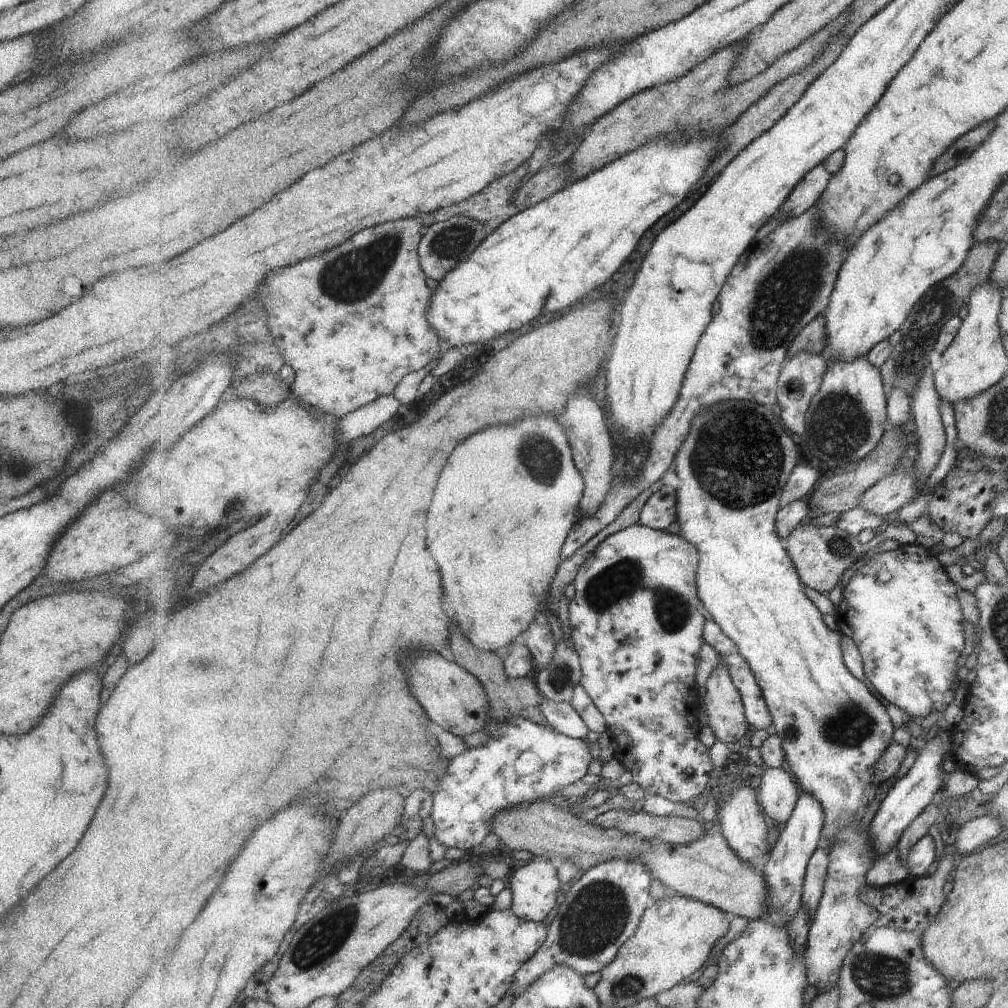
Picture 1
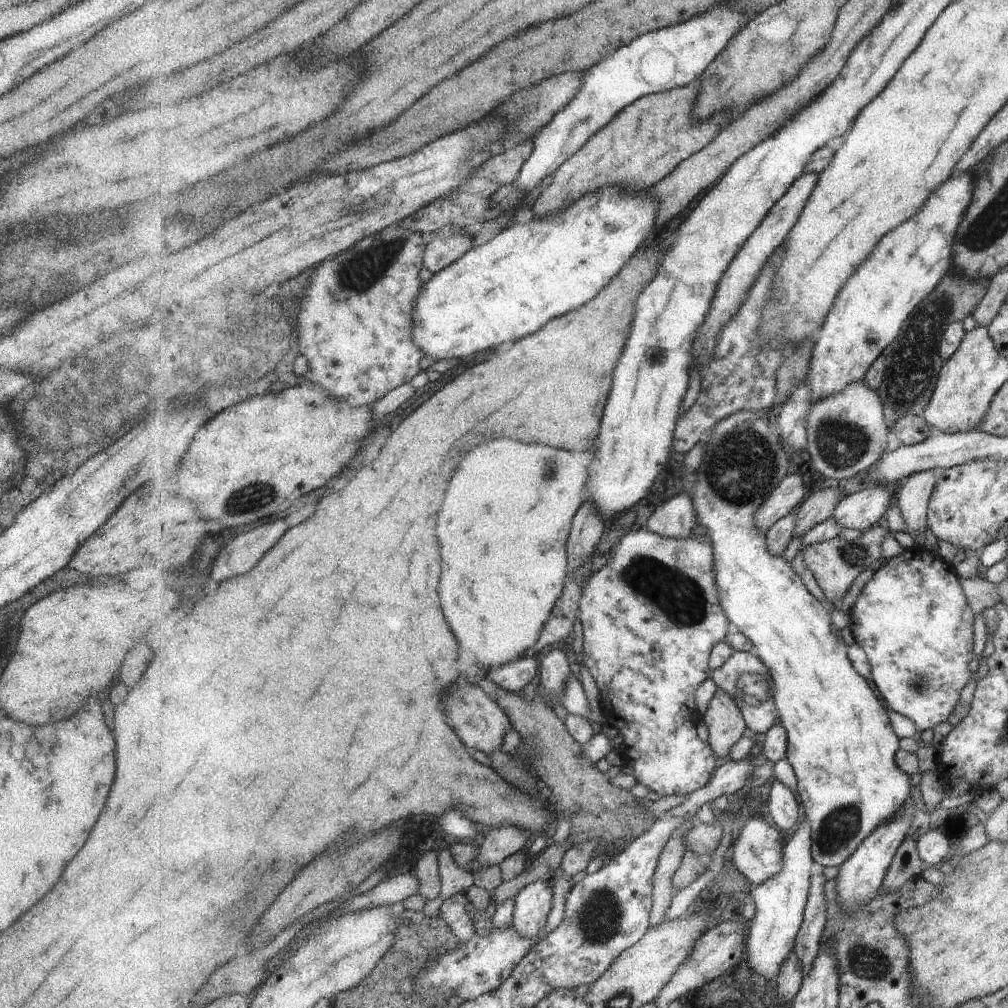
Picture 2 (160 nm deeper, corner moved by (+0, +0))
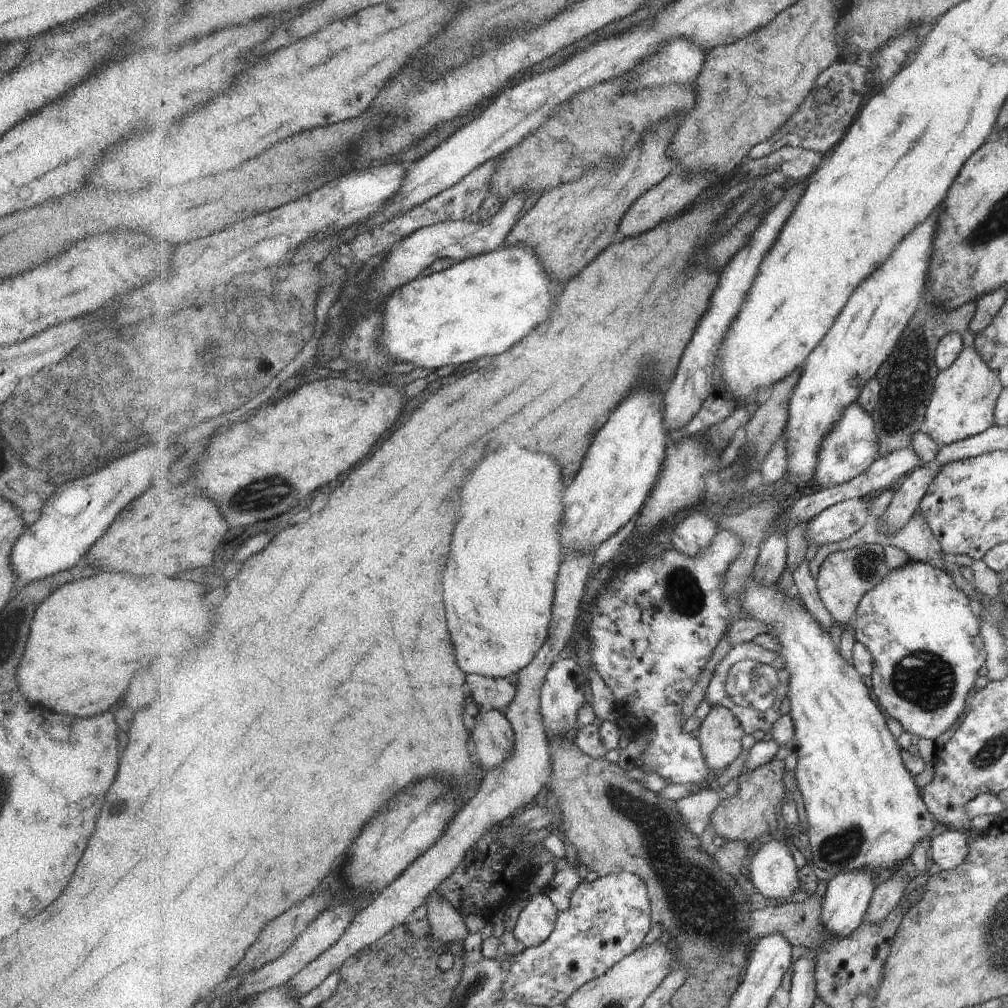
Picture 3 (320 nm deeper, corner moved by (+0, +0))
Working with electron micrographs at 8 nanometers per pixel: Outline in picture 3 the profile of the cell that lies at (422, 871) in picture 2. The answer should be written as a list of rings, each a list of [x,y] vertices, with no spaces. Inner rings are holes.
[[[433,892],[426,903],[429,936],[444,943],[465,941],[469,930],[463,921],[461,911],[457,911],[446,899]]]

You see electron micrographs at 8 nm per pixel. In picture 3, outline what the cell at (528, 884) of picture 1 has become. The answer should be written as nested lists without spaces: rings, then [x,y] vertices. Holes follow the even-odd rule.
[[[545,891],[531,895],[520,912],[513,934],[525,948],[542,945],[554,933],[559,910]]]

